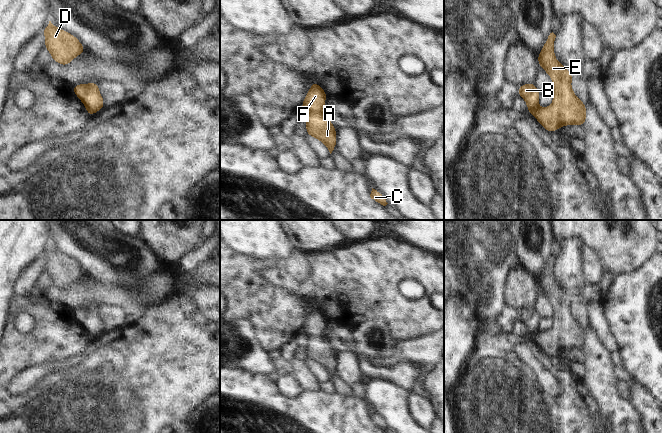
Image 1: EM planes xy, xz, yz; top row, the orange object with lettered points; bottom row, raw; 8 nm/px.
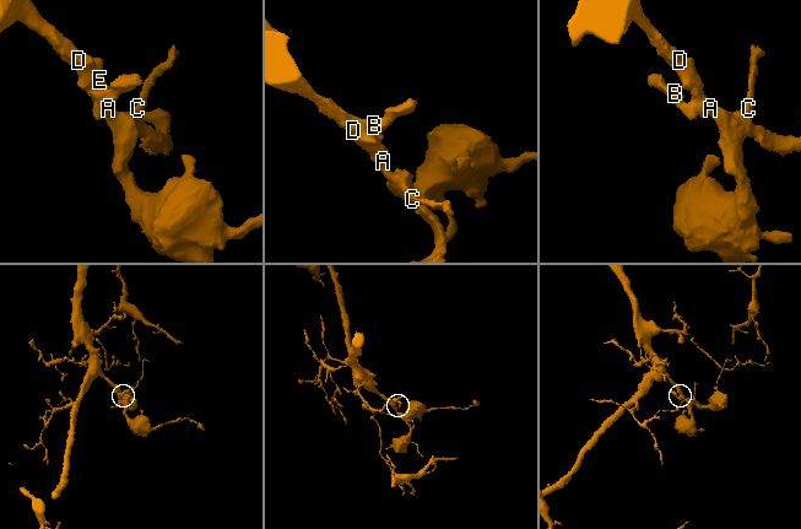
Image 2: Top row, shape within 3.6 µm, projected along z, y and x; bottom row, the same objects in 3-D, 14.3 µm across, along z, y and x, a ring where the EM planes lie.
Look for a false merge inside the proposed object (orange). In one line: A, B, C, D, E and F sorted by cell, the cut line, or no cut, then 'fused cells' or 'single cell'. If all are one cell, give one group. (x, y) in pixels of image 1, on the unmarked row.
groups A C D E F / B; cut yz (538, 331), (532, 337); fused cells

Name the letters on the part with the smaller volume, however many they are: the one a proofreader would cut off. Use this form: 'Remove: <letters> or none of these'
Remove: B.

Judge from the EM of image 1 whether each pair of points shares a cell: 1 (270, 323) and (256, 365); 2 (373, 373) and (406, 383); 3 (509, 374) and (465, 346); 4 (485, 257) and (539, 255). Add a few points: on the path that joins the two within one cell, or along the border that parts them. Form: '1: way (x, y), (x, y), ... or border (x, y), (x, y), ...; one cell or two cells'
1: border (252, 326), (254, 339), (267, 353); two cells
2: way (381, 373), (398, 375); one cell
3: border (482, 328), (475, 338), (473, 352), (460, 370); two cells
4: border (517, 233), (515, 237), (515, 253), (520, 265); two cells

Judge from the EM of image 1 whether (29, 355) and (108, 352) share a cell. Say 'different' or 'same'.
different

